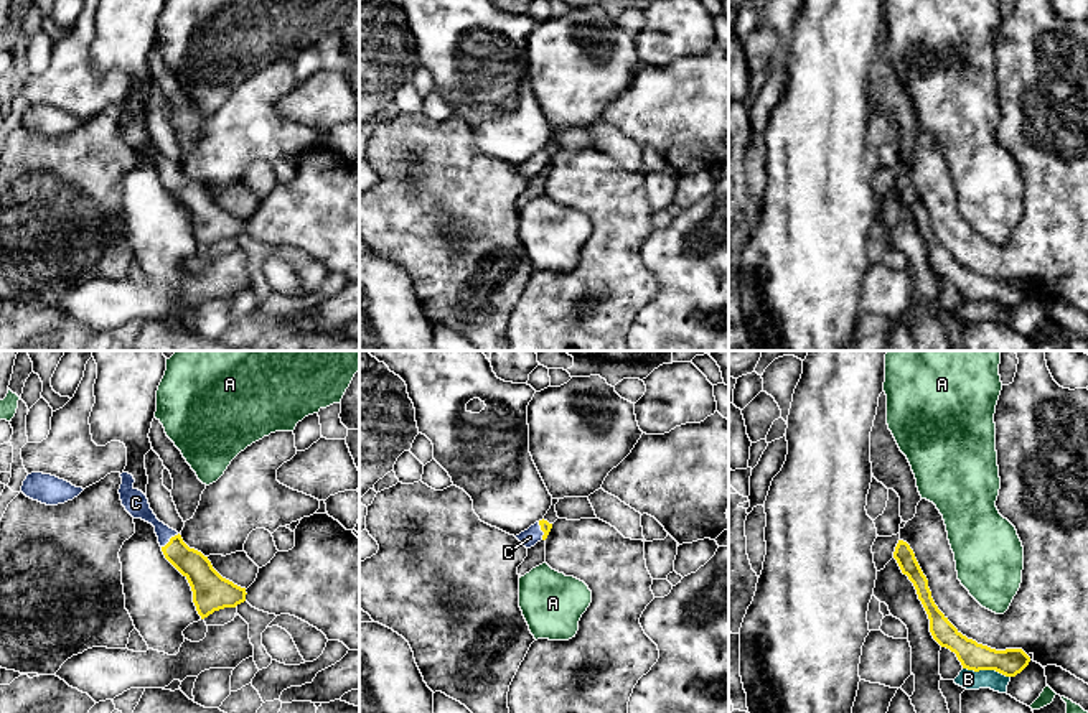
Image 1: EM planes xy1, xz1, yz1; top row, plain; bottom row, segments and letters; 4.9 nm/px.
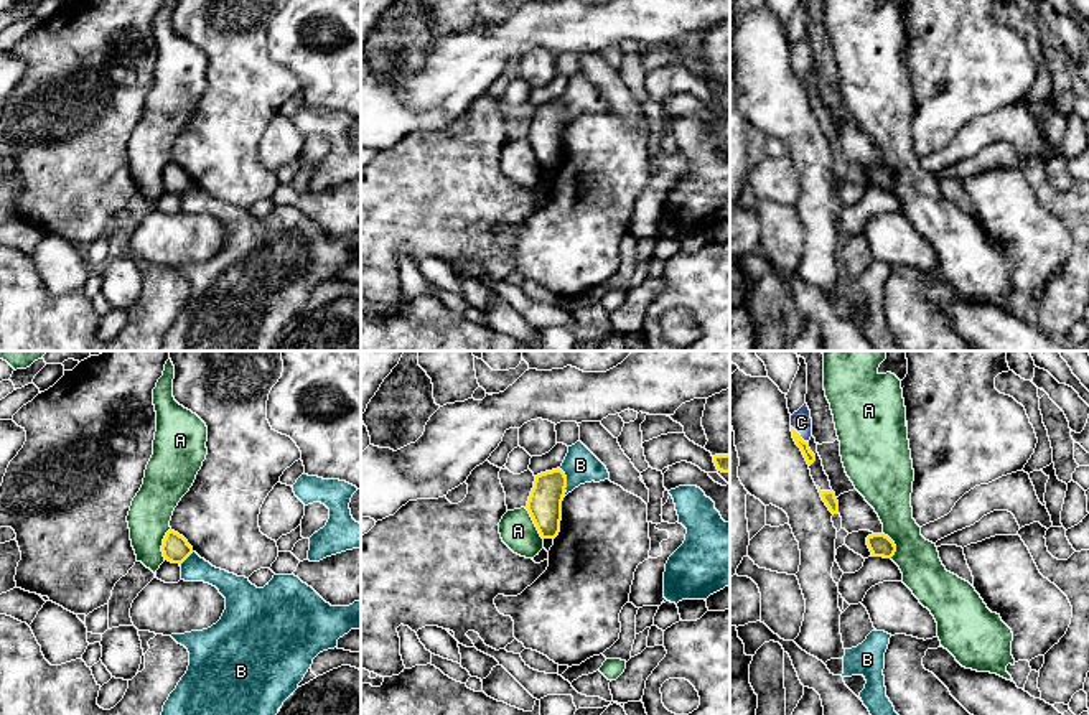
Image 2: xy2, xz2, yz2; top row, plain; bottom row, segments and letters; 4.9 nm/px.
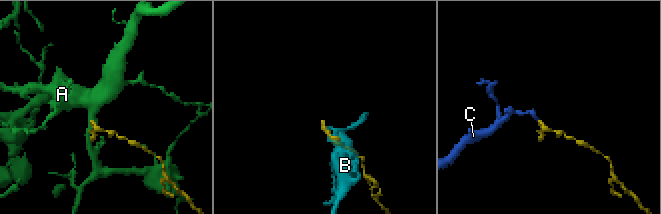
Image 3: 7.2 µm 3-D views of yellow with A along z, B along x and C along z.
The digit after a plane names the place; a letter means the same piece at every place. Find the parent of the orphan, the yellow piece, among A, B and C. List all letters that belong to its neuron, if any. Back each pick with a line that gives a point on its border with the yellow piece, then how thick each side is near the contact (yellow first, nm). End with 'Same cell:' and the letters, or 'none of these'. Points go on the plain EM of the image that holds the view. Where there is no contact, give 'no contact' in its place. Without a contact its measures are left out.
C: meets yellow in yz2 at (799, 66); 50 nm thick on the yellow side, 100 nm on the other
Same cell: C

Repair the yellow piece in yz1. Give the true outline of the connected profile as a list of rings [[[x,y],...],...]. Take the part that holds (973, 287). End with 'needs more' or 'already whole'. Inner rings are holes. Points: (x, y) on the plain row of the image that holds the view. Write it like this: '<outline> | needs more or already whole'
[[[898,171],[893,189],[897,191],[903,206],[913,214],[918,231],[922,232],[928,250],[933,270],[956,285],[963,300],[968,301],[996,301],[1006,308],[1015,308],[1030,293],[1030,288],[1022,280],[996,282],[978,275],[963,267],[948,249],[938,240],[928,219],[928,211],[923,206],[913,181],[903,171]]] | already whole

